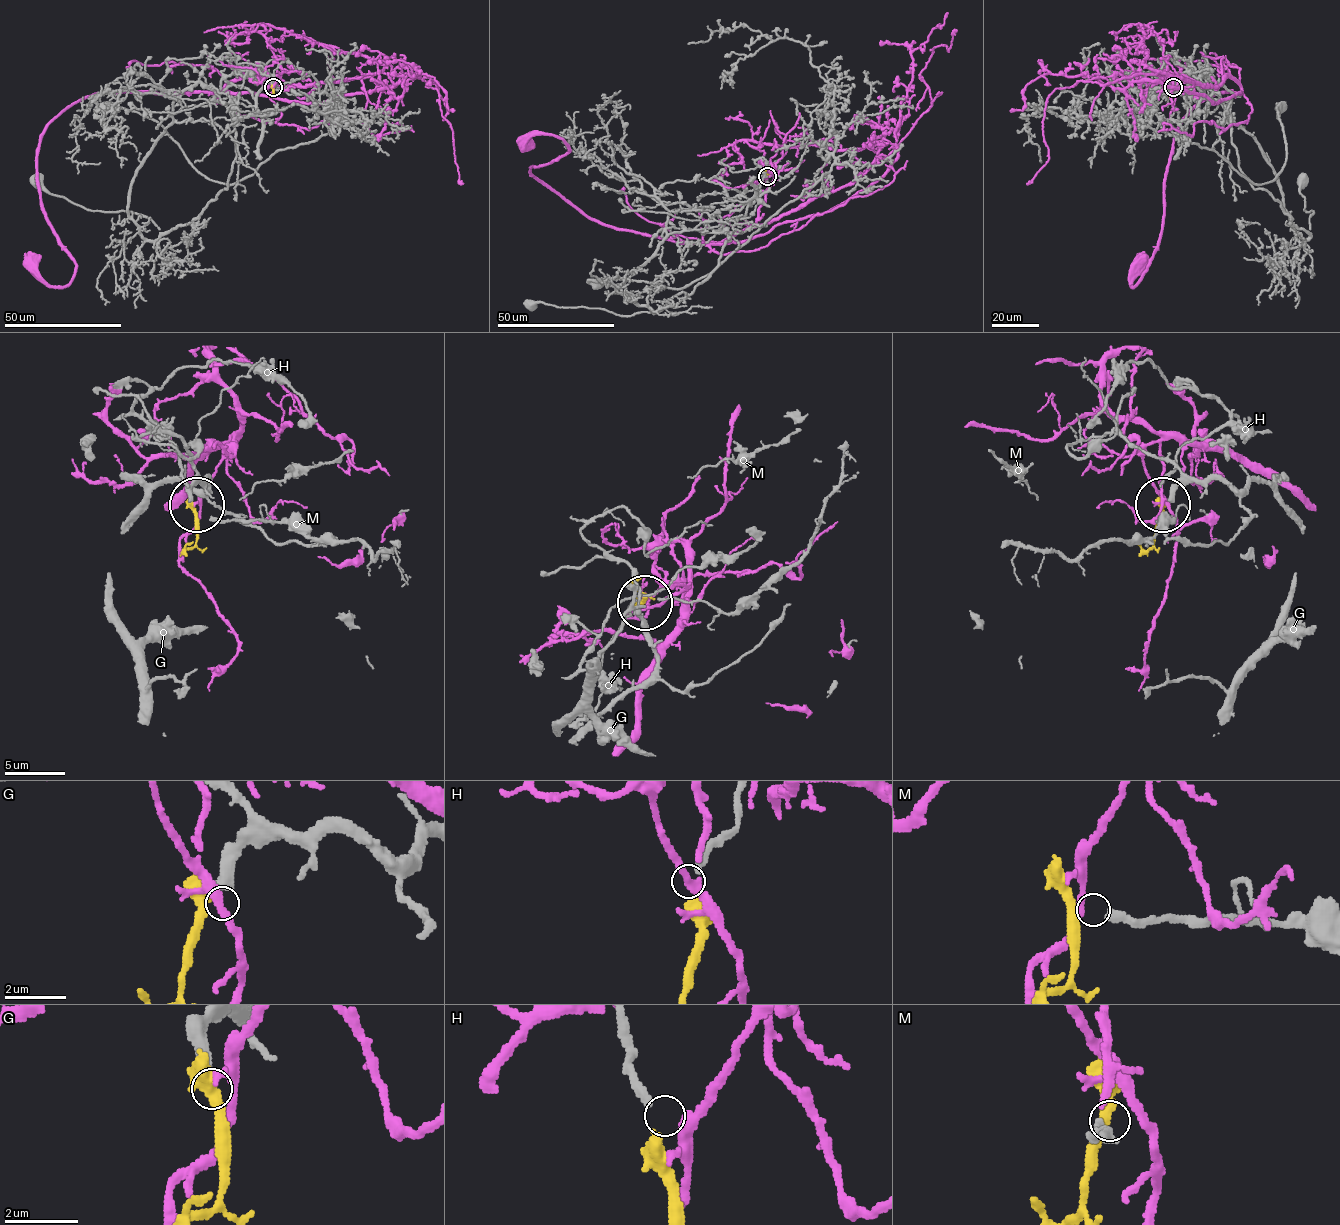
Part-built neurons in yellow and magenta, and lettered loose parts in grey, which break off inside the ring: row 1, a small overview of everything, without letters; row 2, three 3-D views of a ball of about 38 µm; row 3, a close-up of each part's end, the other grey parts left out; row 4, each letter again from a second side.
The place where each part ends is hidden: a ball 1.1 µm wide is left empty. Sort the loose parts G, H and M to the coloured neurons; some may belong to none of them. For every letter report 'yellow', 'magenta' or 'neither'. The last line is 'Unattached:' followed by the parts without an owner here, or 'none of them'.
G: yellow
H: neither
M: neither
Unattached: H, M

